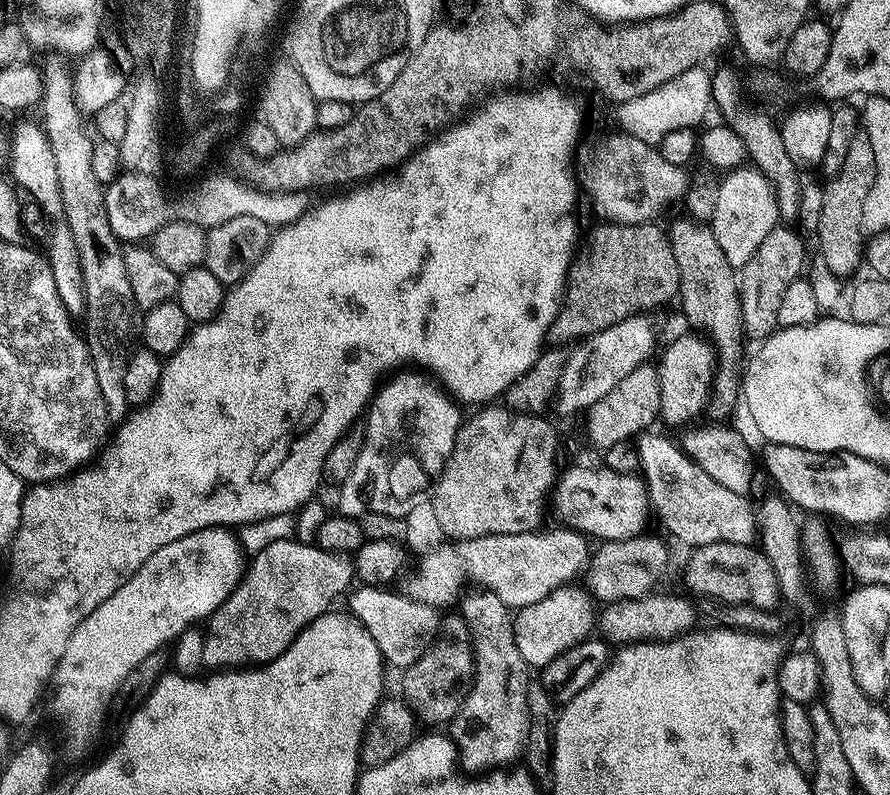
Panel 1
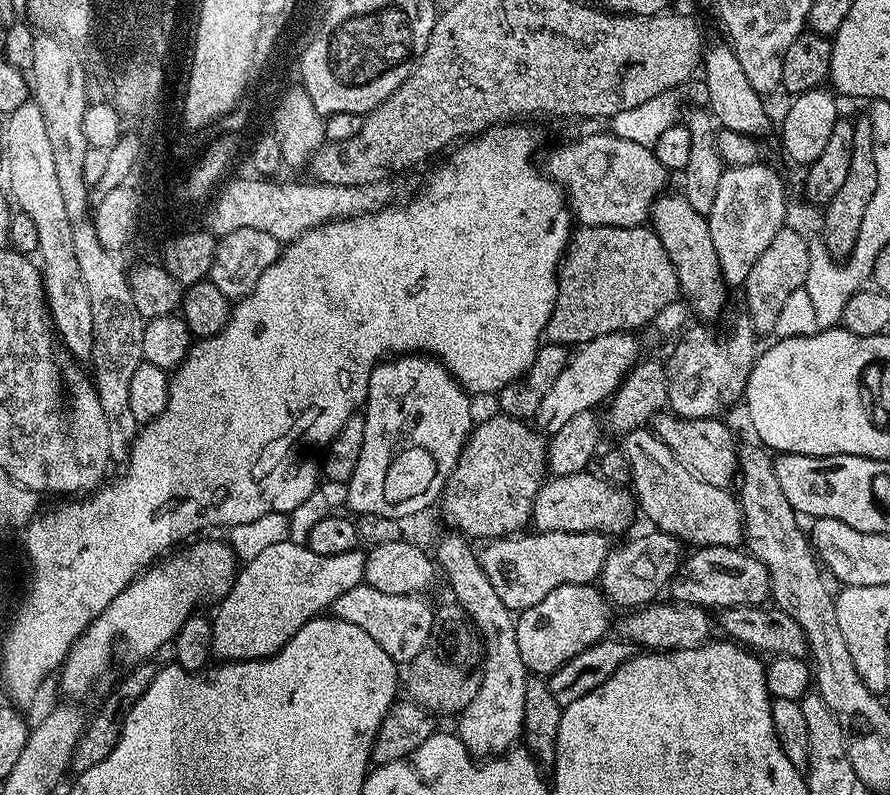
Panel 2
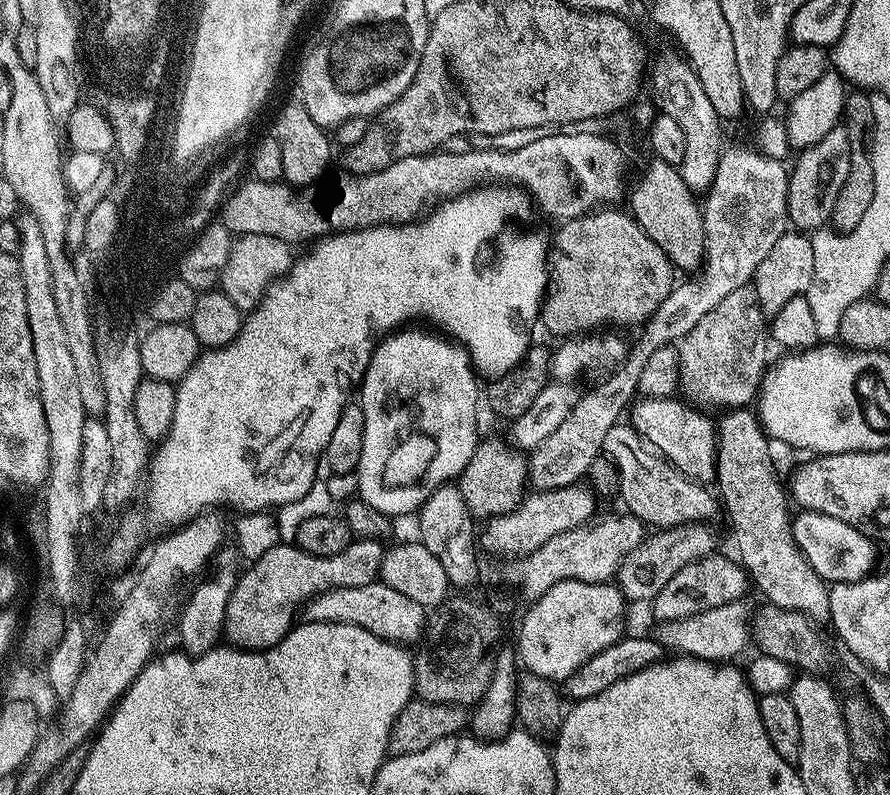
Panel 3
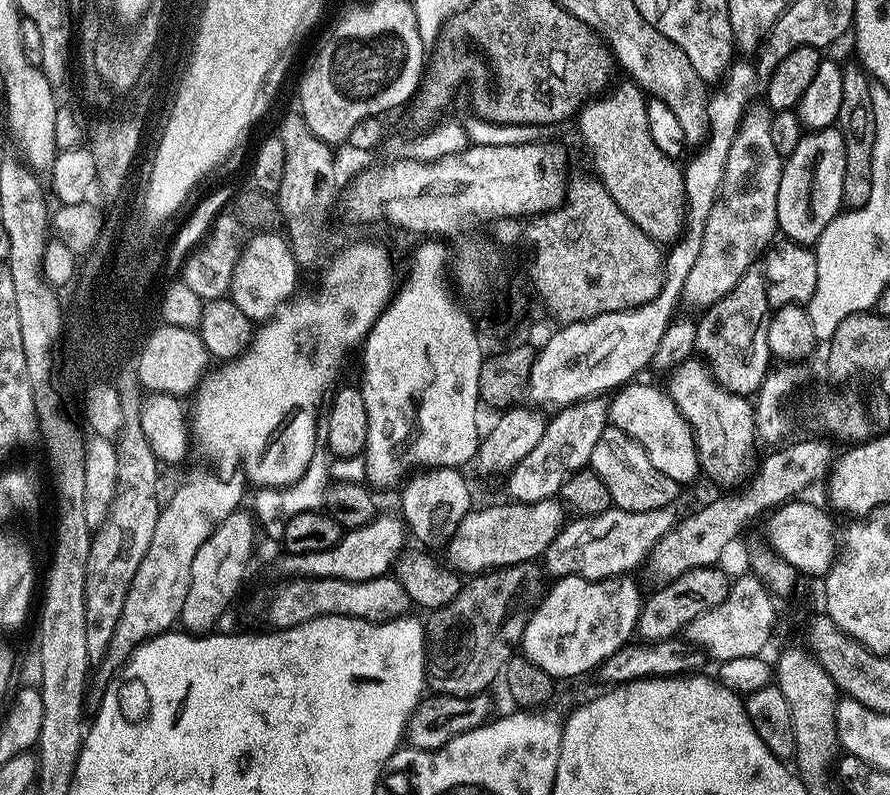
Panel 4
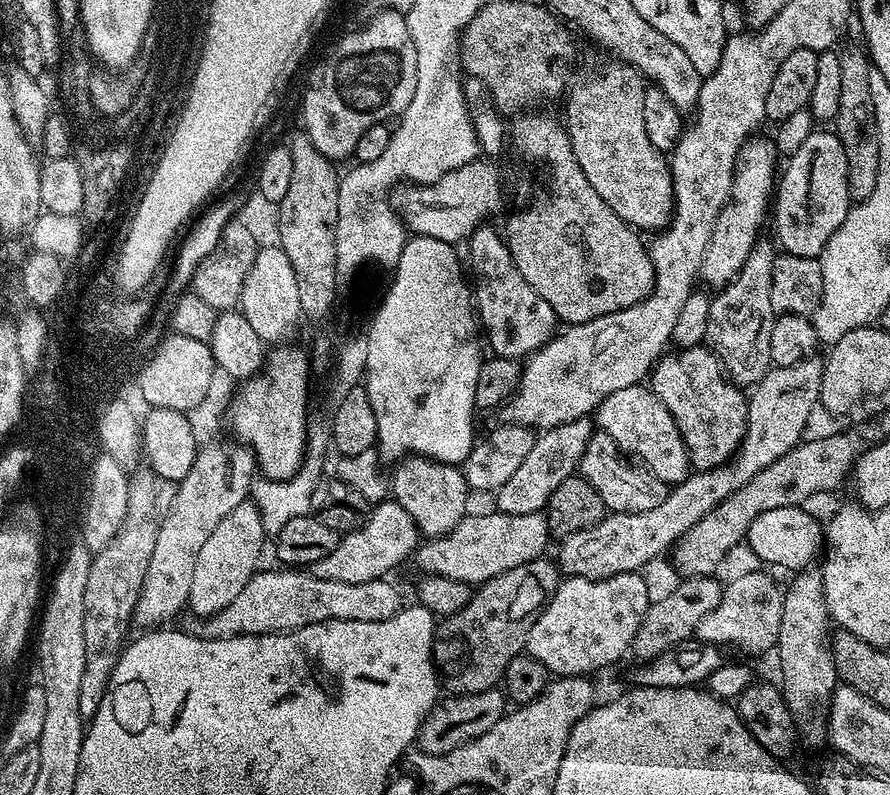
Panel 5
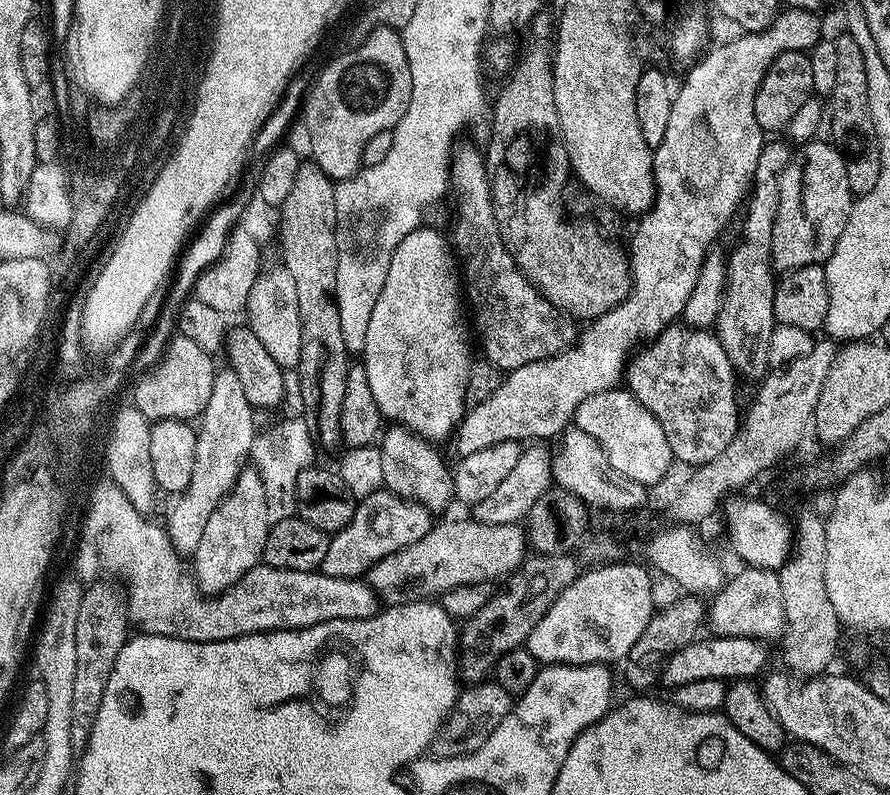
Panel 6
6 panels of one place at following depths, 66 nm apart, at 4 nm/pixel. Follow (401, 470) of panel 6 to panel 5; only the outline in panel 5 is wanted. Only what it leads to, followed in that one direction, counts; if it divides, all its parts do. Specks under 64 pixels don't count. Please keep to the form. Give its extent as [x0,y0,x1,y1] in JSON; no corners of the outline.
[390,456,470,539]

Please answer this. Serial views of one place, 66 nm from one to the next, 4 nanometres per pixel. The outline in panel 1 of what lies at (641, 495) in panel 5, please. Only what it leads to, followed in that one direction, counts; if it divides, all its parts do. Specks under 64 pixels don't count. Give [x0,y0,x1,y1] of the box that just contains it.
[639,431,758,549]

